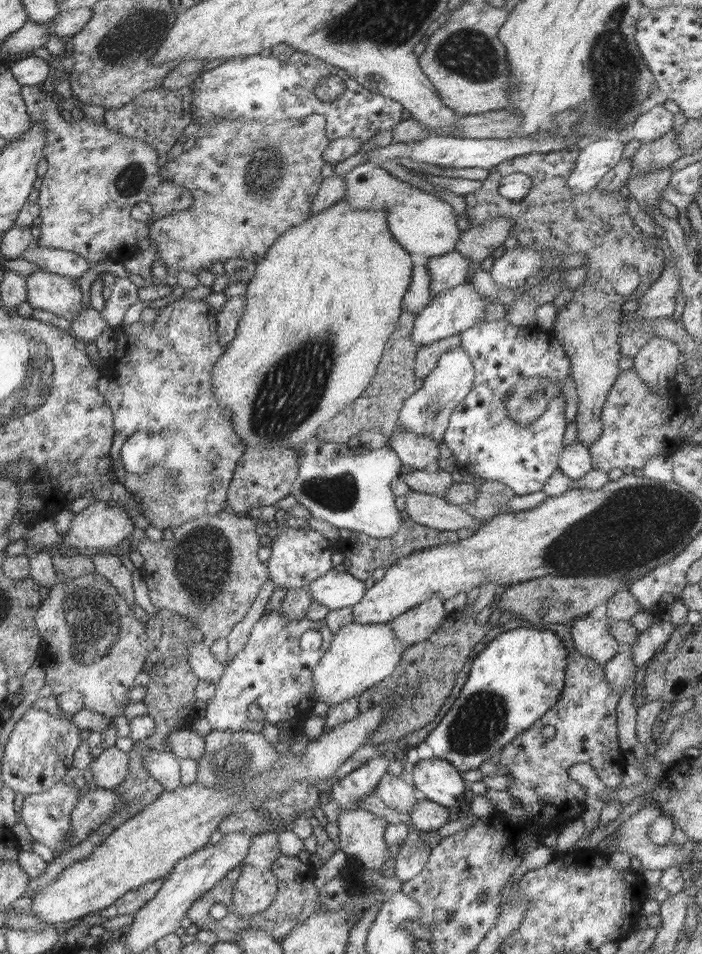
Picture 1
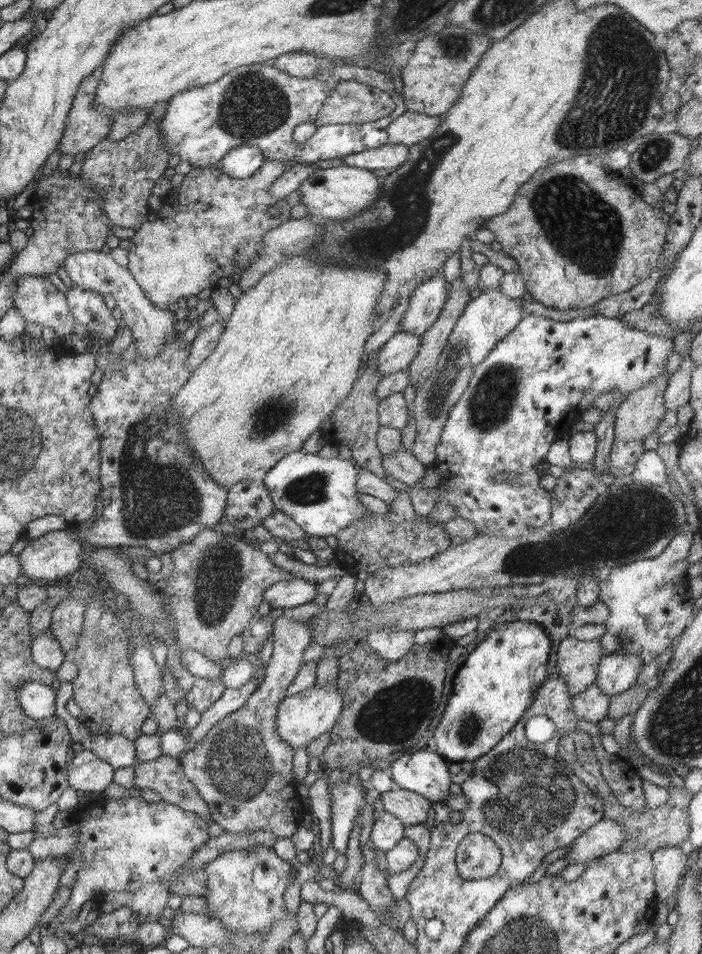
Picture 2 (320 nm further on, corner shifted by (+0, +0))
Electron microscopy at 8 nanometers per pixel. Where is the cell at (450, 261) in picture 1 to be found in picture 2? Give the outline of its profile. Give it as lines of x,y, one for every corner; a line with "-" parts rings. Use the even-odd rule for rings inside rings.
442,271
414,288
408,309
400,321
400,332
418,337
425,334
441,314
448,292
448,282

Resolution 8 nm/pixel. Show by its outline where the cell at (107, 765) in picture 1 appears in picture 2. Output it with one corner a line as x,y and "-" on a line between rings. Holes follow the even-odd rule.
76,749
73,755
74,757
67,761
68,783
72,789
86,794
103,795
103,791
114,782
116,769
90,750

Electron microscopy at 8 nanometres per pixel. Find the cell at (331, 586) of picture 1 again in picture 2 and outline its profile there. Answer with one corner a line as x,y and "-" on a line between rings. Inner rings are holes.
294,576
290,580
272,584
264,592
263,601
269,602
276,611
285,611
304,603
310,603
318,594
316,587
316,583

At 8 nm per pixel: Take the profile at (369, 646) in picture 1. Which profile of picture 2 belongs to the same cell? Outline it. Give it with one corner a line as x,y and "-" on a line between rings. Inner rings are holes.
339,682
329,684
314,684
310,688
288,695
280,702
275,720
276,734
283,741
294,749
300,746
307,746
319,736
330,732
337,723
340,716
343,700
341,697
341,685

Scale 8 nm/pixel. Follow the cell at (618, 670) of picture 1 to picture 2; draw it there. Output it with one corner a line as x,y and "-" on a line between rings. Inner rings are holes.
596,684
572,698
571,709
578,718
598,723
607,718
610,696
601,692

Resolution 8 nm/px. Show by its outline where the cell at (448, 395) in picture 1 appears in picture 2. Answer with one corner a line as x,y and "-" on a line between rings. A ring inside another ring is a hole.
498,288
481,292
471,300
461,318
454,325
446,346
442,349
434,373
428,375
426,382
417,389
414,399
414,418
416,419
416,440
411,453
424,465
432,466
436,458
435,450
442,436
442,429
450,407
460,398
467,387
474,368
478,368
488,353
520,324
525,312
522,299
504,296

